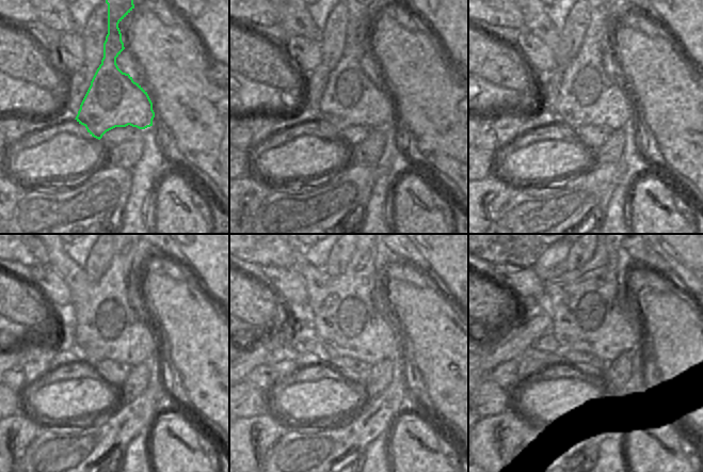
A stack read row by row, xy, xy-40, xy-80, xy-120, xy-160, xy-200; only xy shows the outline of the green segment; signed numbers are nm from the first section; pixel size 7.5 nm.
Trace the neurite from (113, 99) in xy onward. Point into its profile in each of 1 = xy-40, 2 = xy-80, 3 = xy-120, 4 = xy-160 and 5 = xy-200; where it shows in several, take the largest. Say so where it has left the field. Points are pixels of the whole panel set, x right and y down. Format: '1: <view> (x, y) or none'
1: xy-40 (352, 97)
2: xy-80 (588, 96)
3: xy-120 (102, 327)
4: xy-160 (344, 323)
5: xy-200 (590, 313)

